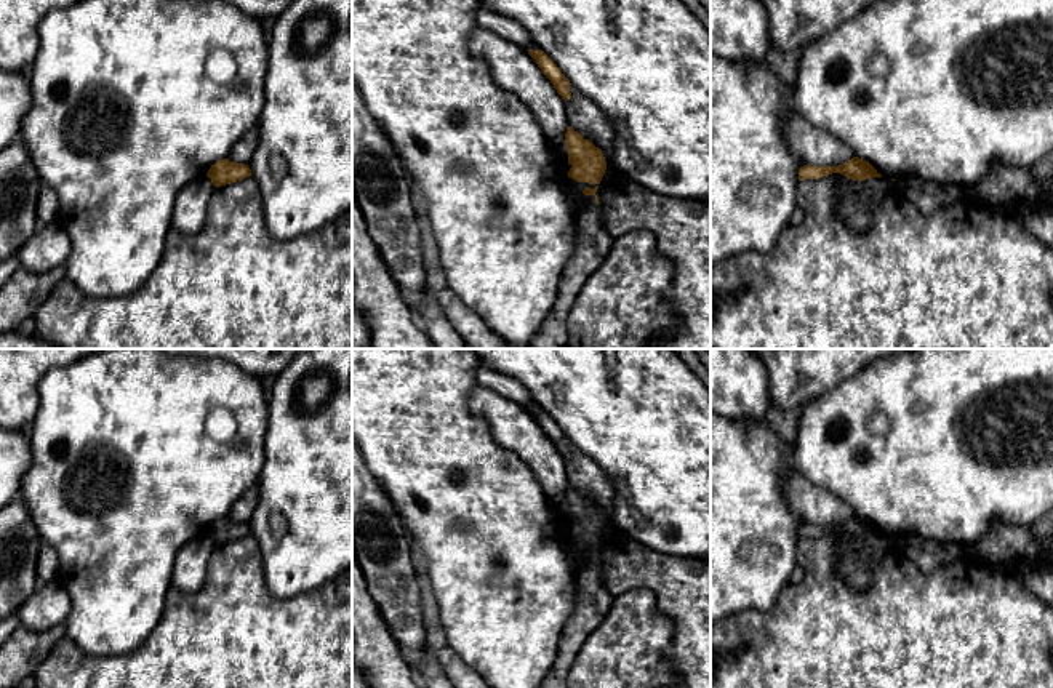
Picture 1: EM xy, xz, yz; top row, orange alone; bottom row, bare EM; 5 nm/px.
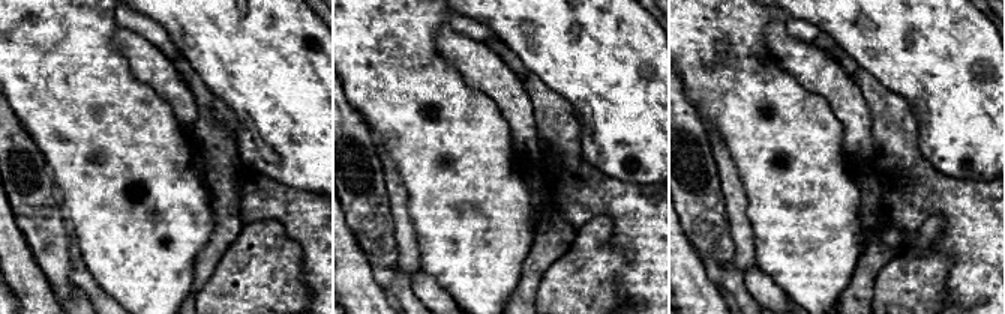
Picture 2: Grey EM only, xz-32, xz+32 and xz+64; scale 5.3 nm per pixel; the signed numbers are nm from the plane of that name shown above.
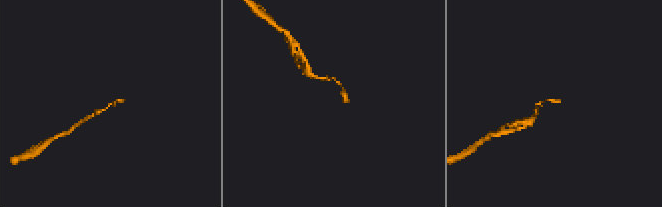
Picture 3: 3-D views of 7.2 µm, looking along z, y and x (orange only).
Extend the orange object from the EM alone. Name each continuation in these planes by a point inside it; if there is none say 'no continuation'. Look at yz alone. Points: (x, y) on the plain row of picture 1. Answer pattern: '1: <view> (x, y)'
no continuation

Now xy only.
no continuation

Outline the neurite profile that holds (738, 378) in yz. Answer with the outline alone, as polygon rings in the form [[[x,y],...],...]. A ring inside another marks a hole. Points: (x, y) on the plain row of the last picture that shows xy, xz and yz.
[[[711,349],[711,413],[733,421],[762,419],[768,411],[768,374],[752,349]]]

